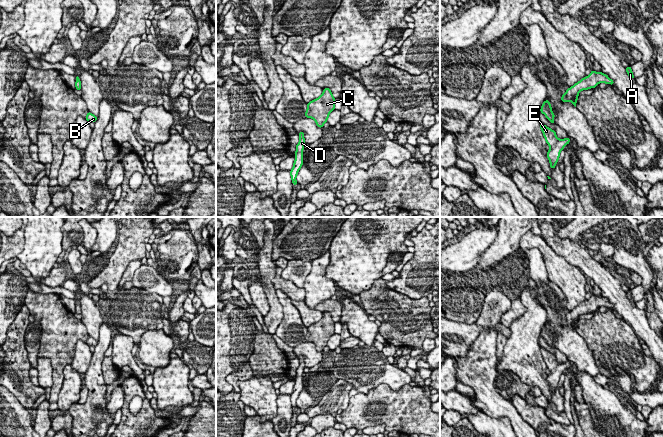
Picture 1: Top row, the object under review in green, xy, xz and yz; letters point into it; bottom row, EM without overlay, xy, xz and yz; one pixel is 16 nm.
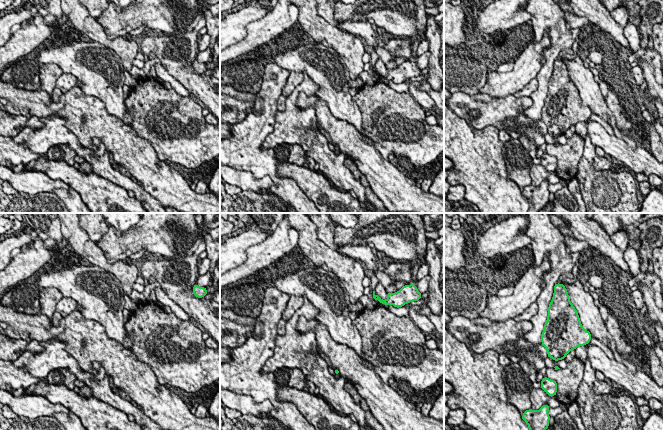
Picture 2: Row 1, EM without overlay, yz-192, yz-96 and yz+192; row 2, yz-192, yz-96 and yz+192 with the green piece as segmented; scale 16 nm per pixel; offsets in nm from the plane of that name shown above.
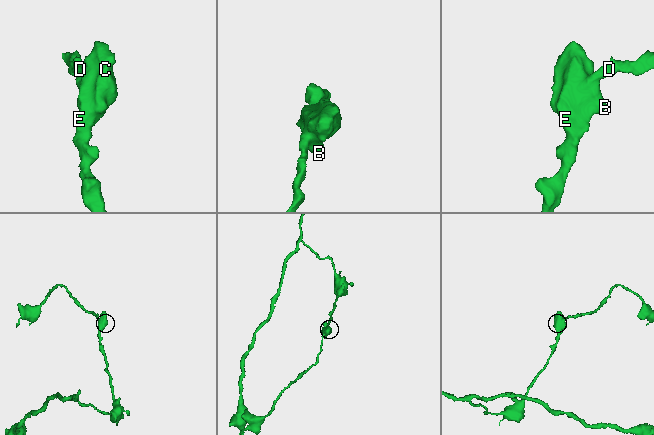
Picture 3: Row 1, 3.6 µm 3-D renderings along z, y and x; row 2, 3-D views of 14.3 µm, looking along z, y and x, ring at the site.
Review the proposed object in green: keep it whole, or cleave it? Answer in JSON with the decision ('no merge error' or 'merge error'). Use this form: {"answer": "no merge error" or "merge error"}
{"answer": "no merge error"}

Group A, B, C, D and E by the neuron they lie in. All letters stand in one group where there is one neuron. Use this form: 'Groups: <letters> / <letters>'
Groups: A B C D E

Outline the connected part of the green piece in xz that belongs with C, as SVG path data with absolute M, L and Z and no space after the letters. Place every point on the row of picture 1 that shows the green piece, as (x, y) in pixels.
M324 88L323 93L317 99L307 103L305 116L315 120L316 125L322 128L327 122L329 114L335 109L335 98L329 88Z

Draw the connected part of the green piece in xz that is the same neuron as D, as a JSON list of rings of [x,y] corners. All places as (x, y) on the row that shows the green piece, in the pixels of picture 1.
[[[299,132],[299,143],[295,146],[296,147],[296,152],[295,152],[295,161],[293,164],[293,168],[290,171],[290,175],[291,175],[291,180],[293,185],[297,185],[297,181],[296,181],[296,177],[297,174],[300,170],[300,168],[302,167],[303,163],[303,149],[304,149],[304,145],[305,145],[305,139],[304,139],[304,132]]]

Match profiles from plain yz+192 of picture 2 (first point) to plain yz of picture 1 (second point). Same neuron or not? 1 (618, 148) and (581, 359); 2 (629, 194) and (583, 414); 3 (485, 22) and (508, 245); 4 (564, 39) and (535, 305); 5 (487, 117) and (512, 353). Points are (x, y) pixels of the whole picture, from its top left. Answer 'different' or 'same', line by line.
1: same
2: same
3: different
4: same
5: different

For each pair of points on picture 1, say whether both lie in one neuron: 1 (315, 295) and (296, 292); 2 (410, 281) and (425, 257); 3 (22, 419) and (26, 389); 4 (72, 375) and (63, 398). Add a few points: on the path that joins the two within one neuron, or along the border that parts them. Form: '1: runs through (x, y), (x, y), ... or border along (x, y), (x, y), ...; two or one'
1: border along (304, 293), (305, 301); two
2: runs through (416, 275), (425, 266), (425, 263); one
3: border along (10, 391), (29, 410); two
4: runs through (72, 381), (69, 392); one

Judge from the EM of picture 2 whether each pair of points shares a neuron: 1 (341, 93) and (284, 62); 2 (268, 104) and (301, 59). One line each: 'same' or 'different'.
1: same
2: different

